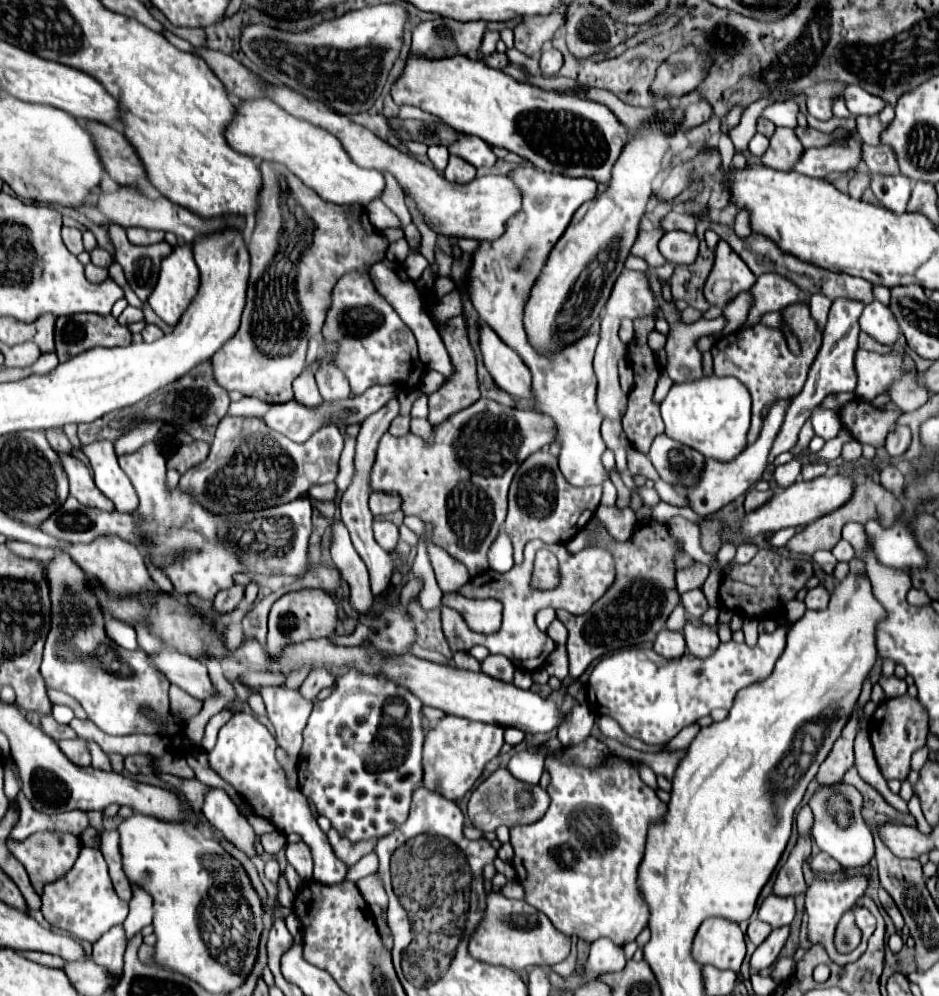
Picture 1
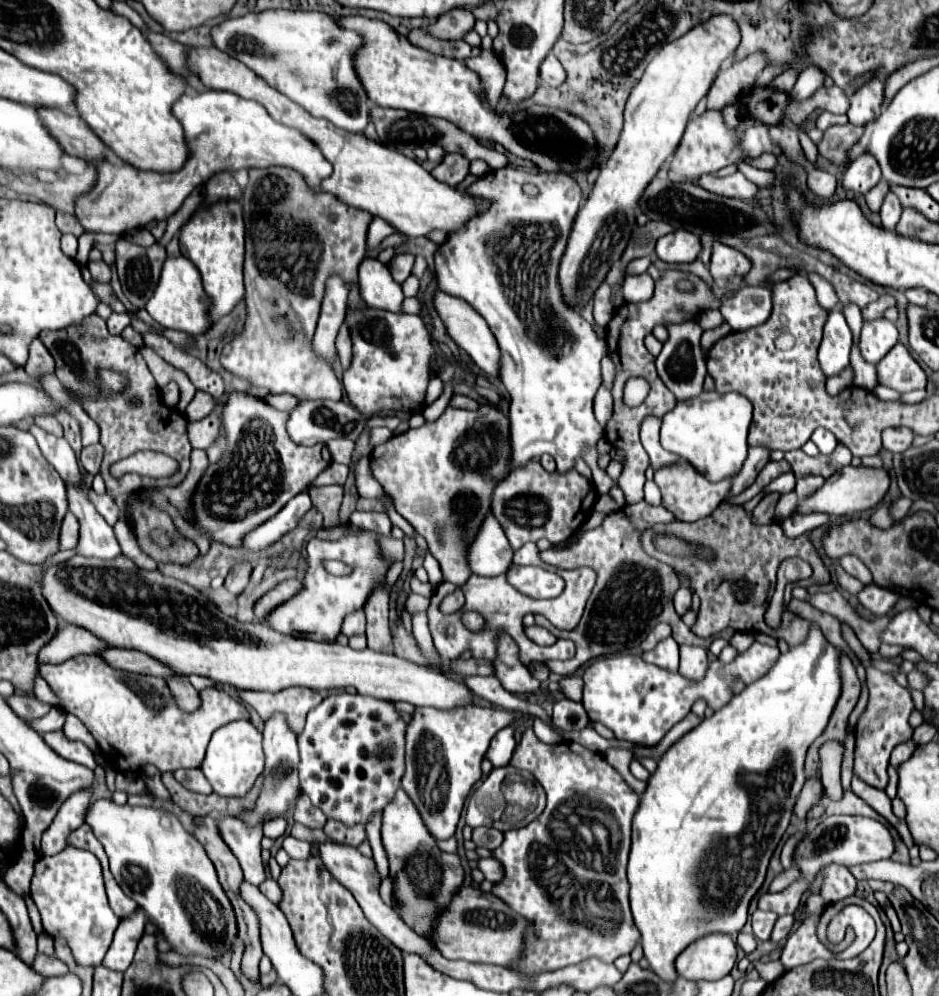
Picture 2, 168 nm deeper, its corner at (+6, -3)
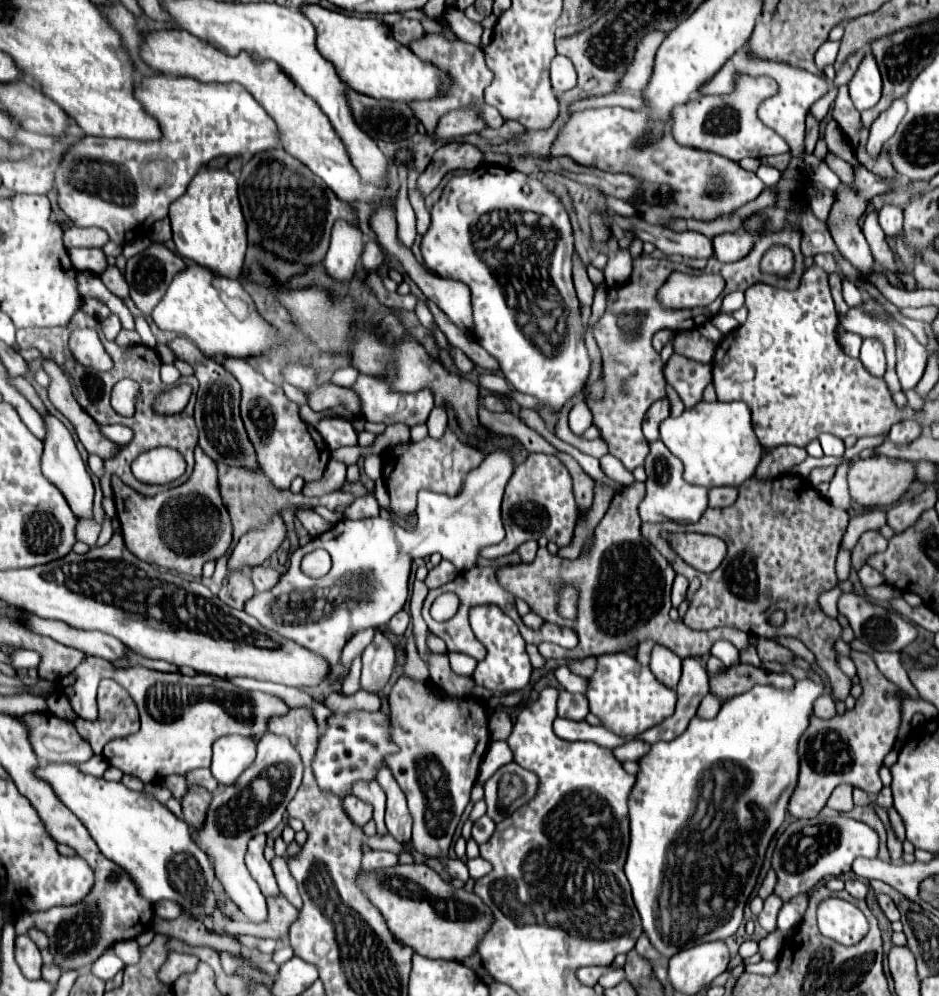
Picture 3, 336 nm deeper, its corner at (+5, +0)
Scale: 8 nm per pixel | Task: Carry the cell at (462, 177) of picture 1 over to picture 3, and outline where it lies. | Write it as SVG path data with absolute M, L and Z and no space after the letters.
M451 142L441 146L435 154L427 170L419 176L417 186L421 188L421 194L433 192L439 182L445 178L447 172L453 170L475 170L483 164L483 156L479 148L463 142Z

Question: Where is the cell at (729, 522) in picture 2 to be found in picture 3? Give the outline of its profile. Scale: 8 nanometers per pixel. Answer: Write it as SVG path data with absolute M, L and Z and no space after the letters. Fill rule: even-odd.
M785 474L775 480L745 480L735 504L727 508L707 508L697 524L681 526L671 520L657 524L643 522L641 534L667 558L677 574L689 580L687 598L691 606L683 616L685 626L691 630L733 626L749 636L765 636L771 640L797 638L813 652L817 666L829 676L831 698L839 702L851 694L851 680L837 664L835 642L841 638L841 626L819 610L817 596L837 586L835 560L847 524L847 512L833 508L807 478ZM661 530L695 530L725 540L727 556L721 568L711 574L691 568L659 538ZM777 608L787 614L781 628L767 624L767 618Z

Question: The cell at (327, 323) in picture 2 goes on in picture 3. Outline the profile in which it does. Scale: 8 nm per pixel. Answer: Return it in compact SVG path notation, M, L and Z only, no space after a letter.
M339 220L333 226L331 246L327 252L327 258L323 262L325 272L337 280L339 284L349 282L355 276L355 270L359 266L363 254L363 234L359 228L353 228L353 224Z

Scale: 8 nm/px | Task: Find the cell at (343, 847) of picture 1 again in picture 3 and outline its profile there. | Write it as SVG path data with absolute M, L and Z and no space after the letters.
M347 796L343 800L343 810L351 818L351 822L355 826L359 826L359 828L363 828L371 820L371 816L369 816L371 808L369 808L369 804L365 804L363 800L357 800L357 796Z

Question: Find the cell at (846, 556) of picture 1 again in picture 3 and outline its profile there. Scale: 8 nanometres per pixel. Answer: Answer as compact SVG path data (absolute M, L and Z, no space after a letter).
M863 566L863 568L857 572L857 576L859 576L859 580L861 580L863 586L879 586L879 584L885 582L883 576L881 576L877 570L869 568L869 566Z

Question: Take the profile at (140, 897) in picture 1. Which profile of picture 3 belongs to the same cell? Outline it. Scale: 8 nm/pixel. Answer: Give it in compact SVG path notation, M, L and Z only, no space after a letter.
M107 950L103 956L99 956L95 962L93 962L93 974L101 980L111 980L117 972L121 972L125 968L123 960L119 956L115 956L113 950Z

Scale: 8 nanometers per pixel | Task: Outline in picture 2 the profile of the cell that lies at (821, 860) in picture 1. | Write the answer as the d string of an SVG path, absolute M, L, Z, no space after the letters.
M838 865L824 867L822 877L824 877L824 885L822 885L820 895L824 897L826 905L842 901L842 899L854 895L854 891L856 891L856 879L846 867L838 867Z

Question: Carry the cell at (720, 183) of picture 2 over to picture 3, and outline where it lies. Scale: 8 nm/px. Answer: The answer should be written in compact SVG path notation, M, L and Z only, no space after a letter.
M619 106L581 110L571 114L551 152L553 156L567 154L579 164L597 166L613 174L627 172L637 174L639 180L669 184L673 190L673 200L665 208L637 208L639 216L649 224L665 224L671 216L713 220L725 212L735 212L743 204L755 200L765 188L755 172L747 172L737 162L725 160L723 156L697 152L693 148L681 148L681 144L677 144L671 134L665 134L657 144L639 148L637 140L647 132L647 128L649 118L643 110L625 110Z

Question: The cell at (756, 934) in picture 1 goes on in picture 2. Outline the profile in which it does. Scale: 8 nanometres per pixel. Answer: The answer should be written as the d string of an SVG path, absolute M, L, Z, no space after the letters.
M754 911L752 915L752 929L754 929L754 937L760 941L768 941L772 935L772 927L776 923L776 913L774 911Z

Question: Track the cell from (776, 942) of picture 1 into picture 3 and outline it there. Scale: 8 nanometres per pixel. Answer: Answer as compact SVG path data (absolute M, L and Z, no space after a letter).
M795 896L793 900L785 902L779 912L779 922L777 922L779 930L787 932L787 930L795 928L799 924L799 920L803 918L805 910L807 910L807 896Z

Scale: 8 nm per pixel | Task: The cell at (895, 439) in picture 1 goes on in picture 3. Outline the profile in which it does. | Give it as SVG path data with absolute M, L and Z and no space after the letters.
M905 420L905 422L897 422L891 430L889 430L889 440L895 444L911 444L915 438L919 438L923 432L923 428L915 422L915 420Z

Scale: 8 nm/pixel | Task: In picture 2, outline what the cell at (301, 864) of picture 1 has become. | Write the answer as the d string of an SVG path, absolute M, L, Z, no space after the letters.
M288 835L282 843L282 847L288 851L288 855L292 859L306 859L310 853L310 843L302 841L302 839L294 839L292 835Z

